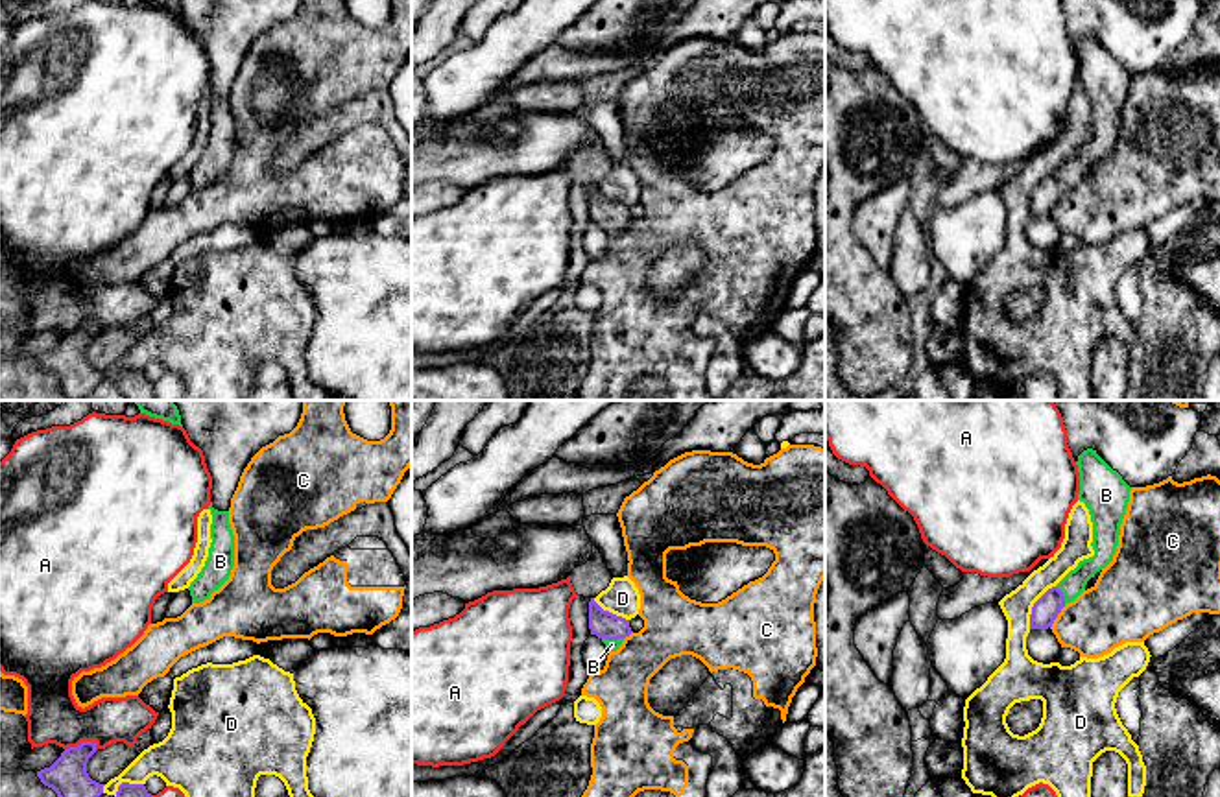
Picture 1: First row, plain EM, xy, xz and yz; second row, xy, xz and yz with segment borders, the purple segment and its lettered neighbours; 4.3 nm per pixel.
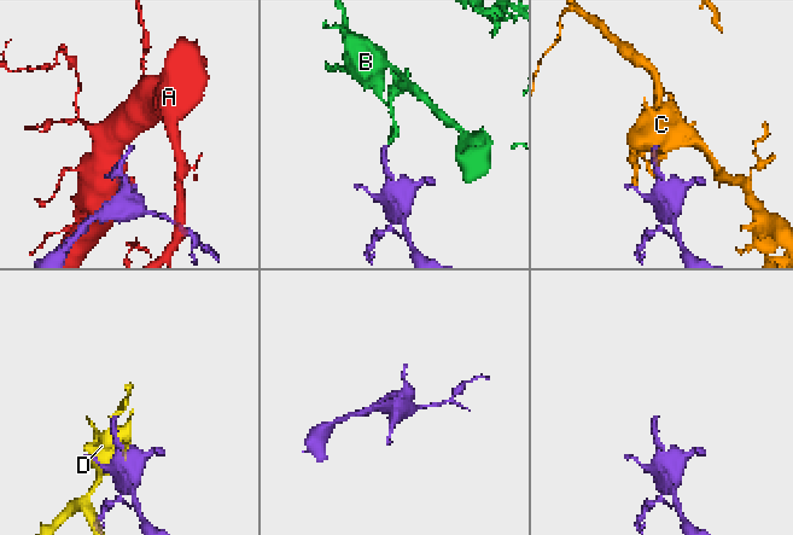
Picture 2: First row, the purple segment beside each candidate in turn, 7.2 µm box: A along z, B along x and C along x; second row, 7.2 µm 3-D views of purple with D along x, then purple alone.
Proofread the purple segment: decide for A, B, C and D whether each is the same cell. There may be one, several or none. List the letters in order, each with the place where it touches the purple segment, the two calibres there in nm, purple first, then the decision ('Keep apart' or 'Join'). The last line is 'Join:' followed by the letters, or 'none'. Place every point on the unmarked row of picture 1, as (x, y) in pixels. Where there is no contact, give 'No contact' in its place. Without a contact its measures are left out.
A: Touches purple at xy (82, 329). Thickness 170 nm (purple) against 220 nm. Keep apart
B: Touches purple at yz (1062, 181). Thickness 110 nm (purple) against 100 nm. Join
C: Touches purple at yz (1056, 203). Thickness 110 nm (purple) against 280 nm. Keep apart
D: Touches purple at yz (1034, 192). Thickness 110 nm (purple) against 130 nm. Keep apart
Join: B

